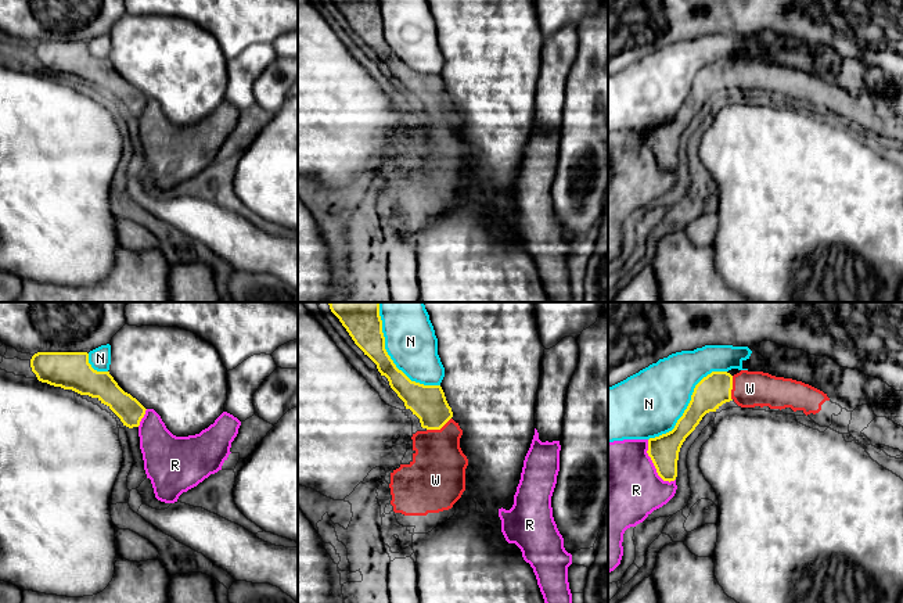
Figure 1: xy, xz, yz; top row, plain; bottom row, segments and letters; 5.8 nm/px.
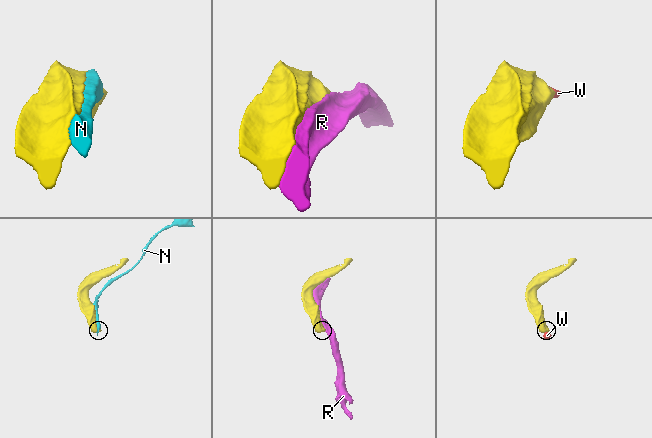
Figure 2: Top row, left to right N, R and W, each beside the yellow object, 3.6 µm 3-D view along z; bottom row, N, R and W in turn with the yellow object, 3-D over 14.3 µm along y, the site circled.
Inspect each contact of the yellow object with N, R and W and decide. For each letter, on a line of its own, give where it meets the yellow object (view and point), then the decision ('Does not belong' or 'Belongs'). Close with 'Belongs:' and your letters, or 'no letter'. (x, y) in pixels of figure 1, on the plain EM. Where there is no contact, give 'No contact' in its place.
N: Touches yellow at xz (392, 50). Does not belong
R: Touches yellow at yz (654, 154). Does not belong
W: Touches yellow at xz (438, 118). Belongs
Belongs: W

